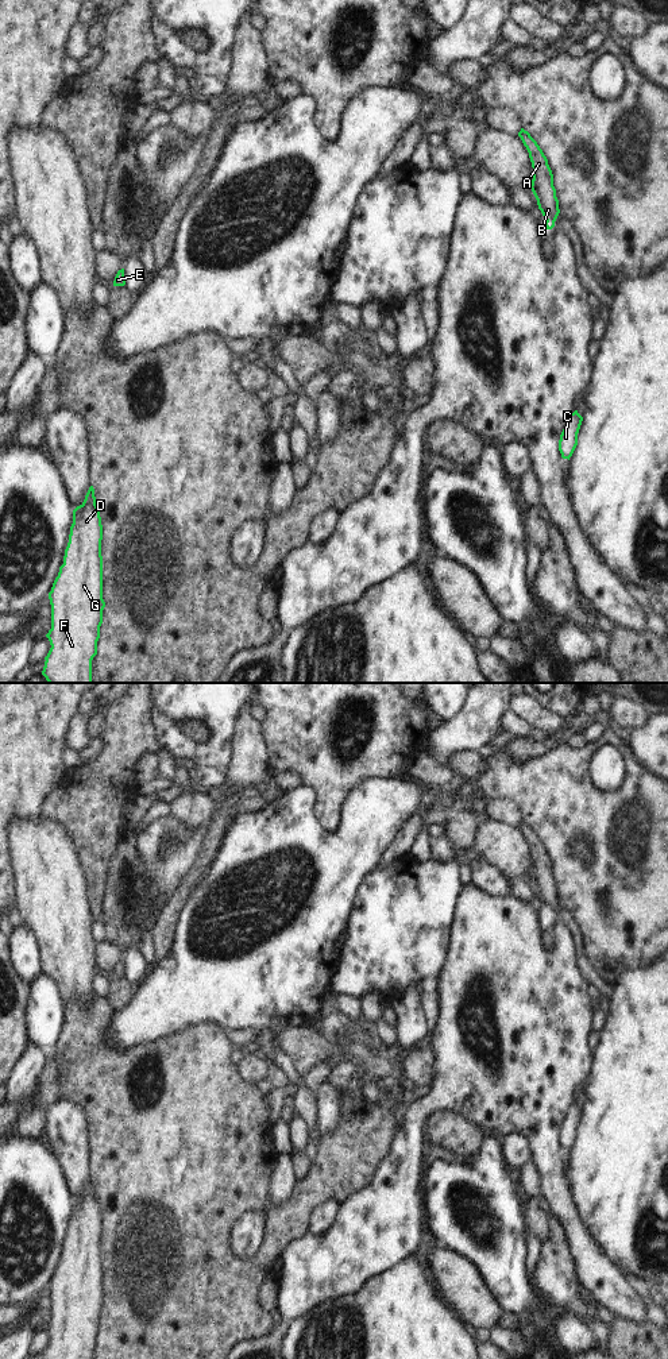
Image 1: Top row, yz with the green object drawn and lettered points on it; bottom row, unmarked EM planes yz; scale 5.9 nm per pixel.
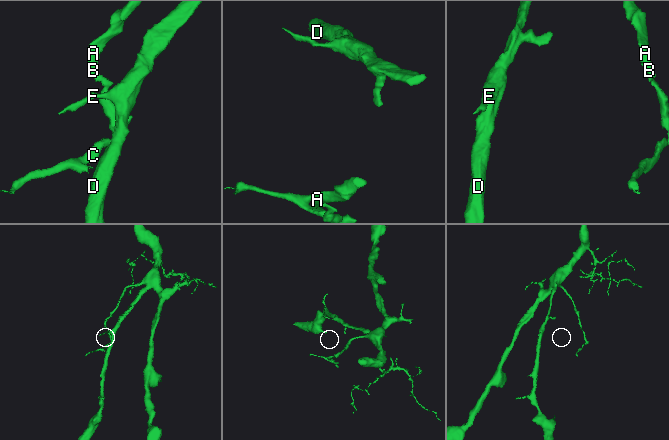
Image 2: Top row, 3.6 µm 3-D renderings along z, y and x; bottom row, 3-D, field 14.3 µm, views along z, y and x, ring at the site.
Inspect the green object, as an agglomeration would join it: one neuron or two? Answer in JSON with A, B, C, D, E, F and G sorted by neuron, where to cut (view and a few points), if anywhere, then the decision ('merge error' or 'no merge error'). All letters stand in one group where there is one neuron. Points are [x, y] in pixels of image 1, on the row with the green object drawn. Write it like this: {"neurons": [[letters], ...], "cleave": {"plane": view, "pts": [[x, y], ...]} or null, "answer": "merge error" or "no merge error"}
{"neurons": [["A", "B", "D", "E", "F", "G"], ["C"]], "cleave": {"plane": "yz", "pts": [[547, 220], [553, 224]]}, "answer": "merge error"}

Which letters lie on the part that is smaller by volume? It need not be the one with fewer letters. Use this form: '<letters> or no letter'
C

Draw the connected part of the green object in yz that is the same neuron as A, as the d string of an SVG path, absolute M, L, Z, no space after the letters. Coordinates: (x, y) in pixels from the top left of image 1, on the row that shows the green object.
M521 128L518 136L526 147L532 162L533 179L530 189L537 200L538 209L547 221L555 224L560 209L556 189L553 186L553 174L548 165L548 159L528 131Z

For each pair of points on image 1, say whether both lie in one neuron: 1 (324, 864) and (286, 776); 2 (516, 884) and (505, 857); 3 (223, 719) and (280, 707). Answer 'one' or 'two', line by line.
1: two
2: two
3: two

